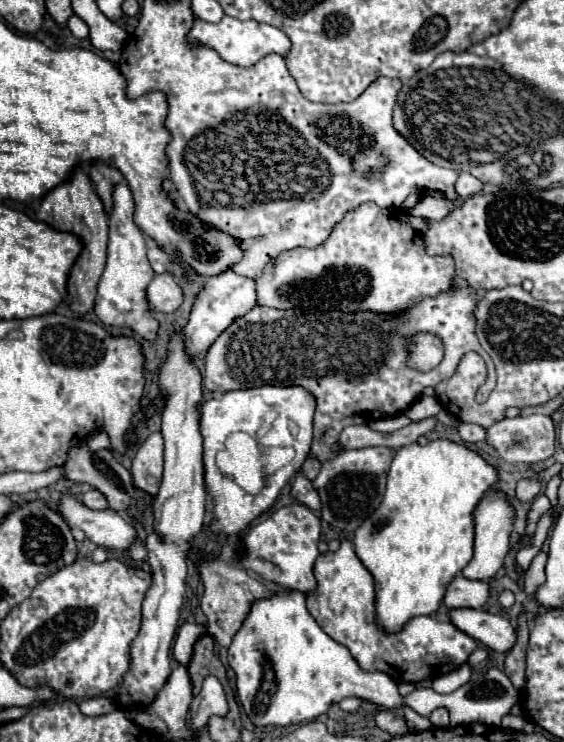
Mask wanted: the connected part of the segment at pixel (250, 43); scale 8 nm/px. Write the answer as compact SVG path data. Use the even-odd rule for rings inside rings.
M225 15L219 23L205 23L201 19L195 19L193 23L193 39L201 39L203 37L203 47L209 47L213 51L217 51L227 63L239 65L239 67L251 67L255 65L261 57L269 55L269 53L279 53L285 55L287 49L291 47L289 37L279 31L277 27L271 27L267 23L257 23L257 21L241 21L235 17Z

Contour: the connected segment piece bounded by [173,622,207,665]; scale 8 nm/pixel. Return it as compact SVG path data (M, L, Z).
M187 622L179 627L177 637L175 637L175 645L173 645L173 655L181 665L187 665L191 661L193 645L205 633L207 633L205 627L194 627L194 624Z

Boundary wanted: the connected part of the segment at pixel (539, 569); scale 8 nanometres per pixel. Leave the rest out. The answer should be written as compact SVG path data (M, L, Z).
M539 551L535 555L535 559L531 561L527 575L525 575L525 591L527 593L535 593L539 585L543 585L545 581L545 563L547 563L547 553Z

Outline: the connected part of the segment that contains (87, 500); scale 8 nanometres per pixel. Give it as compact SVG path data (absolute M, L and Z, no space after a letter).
M89 489L83 493L81 501L89 507L89 509L107 509L107 499L101 497L101 493L97 489Z

